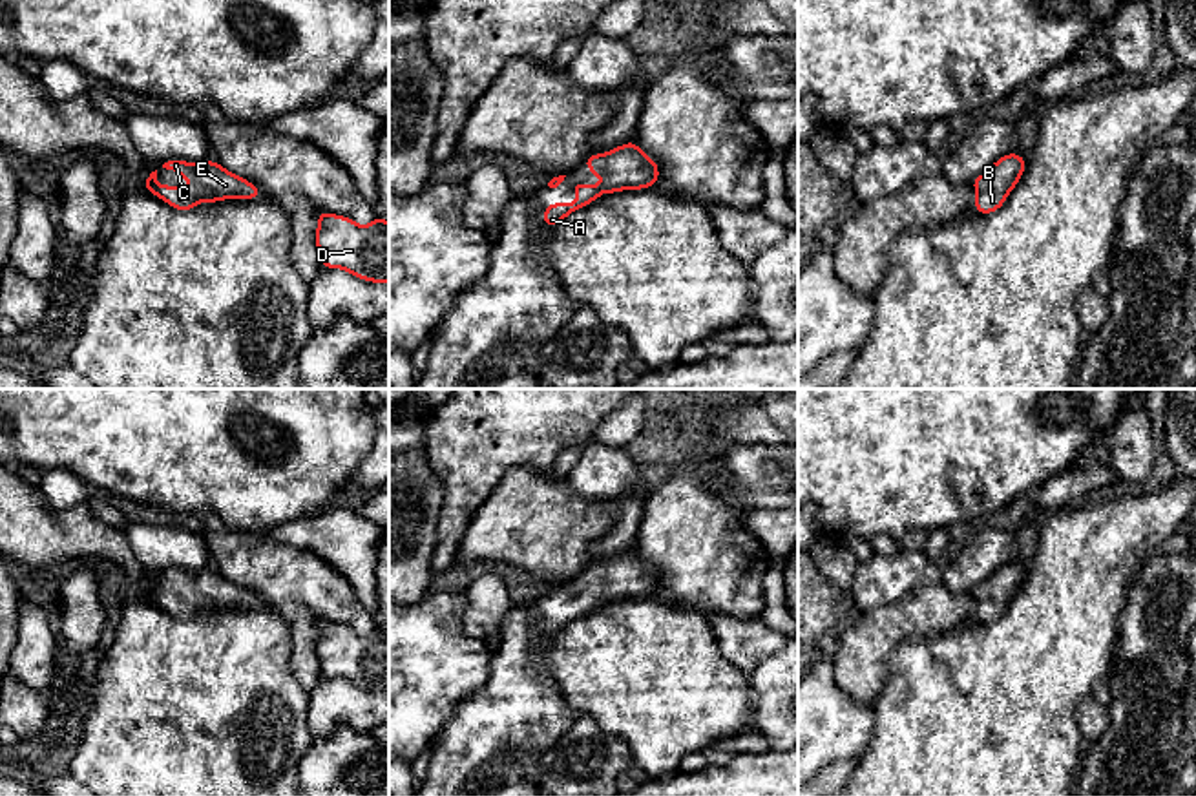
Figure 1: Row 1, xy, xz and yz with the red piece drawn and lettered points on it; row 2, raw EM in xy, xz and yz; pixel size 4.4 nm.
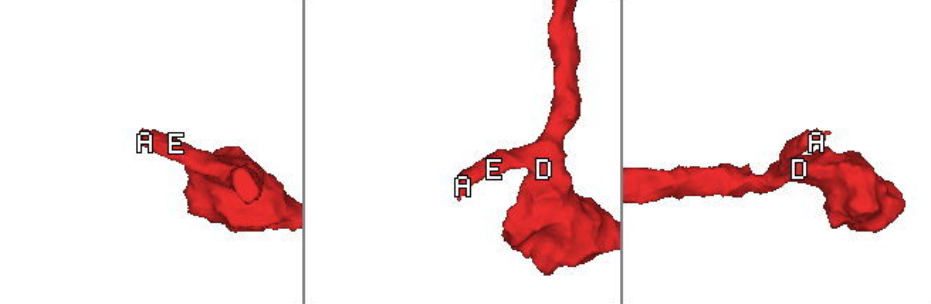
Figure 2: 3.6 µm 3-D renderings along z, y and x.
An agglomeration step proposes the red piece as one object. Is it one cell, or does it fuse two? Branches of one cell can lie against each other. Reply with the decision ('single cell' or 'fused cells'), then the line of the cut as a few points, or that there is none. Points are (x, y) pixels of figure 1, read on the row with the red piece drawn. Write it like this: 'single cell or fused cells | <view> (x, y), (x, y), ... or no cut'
single cell | no cut

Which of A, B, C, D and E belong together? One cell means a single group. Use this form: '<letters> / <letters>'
A B C D E

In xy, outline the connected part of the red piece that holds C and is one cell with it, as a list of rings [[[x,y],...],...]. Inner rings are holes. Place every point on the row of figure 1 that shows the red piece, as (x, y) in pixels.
[[[168,159],[153,168],[142,186],[155,197],[163,199],[175,210],[188,212],[201,203],[217,203],[225,199],[256,199],[263,192],[215,161],[186,162],[181,159]],[[161,170],[173,170],[186,181],[184,186],[157,184]]]

